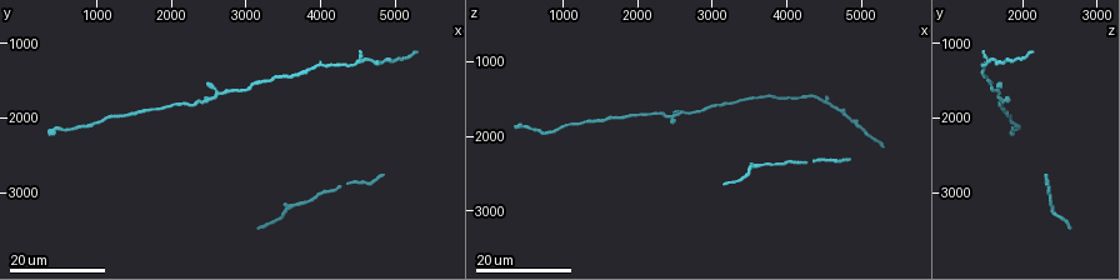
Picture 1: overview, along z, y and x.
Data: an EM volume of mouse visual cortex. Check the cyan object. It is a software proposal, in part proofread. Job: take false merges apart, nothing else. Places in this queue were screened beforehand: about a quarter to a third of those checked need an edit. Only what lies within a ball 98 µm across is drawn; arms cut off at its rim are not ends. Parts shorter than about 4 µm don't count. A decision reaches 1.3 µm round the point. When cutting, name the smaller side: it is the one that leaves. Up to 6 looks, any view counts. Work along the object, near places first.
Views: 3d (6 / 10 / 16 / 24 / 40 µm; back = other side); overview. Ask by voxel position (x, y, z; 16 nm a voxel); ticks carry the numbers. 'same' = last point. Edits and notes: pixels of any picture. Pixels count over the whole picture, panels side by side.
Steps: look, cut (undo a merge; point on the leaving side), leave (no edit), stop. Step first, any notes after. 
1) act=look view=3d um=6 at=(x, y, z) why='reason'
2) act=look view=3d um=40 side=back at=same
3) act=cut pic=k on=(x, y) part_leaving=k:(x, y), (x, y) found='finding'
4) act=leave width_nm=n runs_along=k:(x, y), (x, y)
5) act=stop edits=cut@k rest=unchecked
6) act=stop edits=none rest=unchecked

act=look view=3d um=16 at=(3550, 3200, 2400) why='three arms meet'

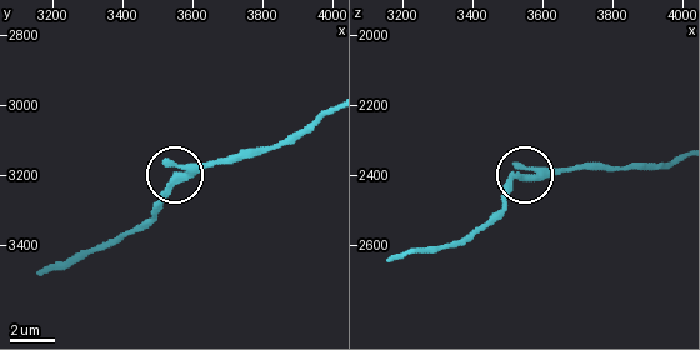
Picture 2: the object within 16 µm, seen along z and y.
act=look view=3d um=6 at=(3570, 3210, 2400)

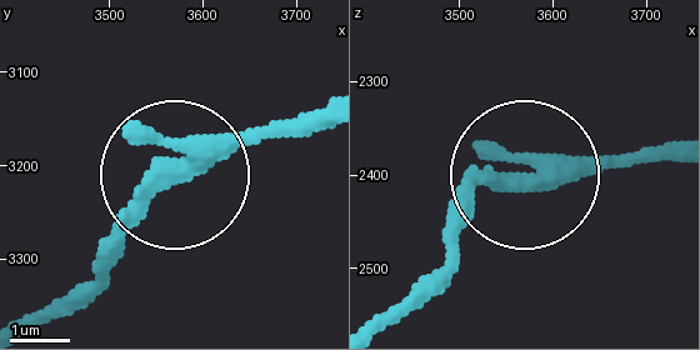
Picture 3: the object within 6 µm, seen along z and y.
act=leave found='one neuron here'

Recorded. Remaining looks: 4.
act=look view=3d um=24 at=(850, 2150, 2000) why='a narrow waist'

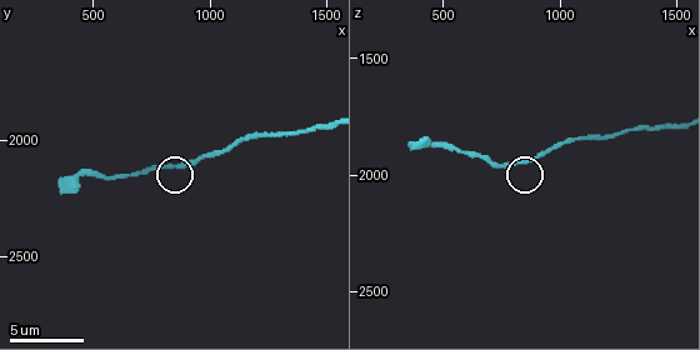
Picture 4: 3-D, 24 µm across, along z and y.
act=look view=3d um=6 at=(840, 2120, 1940) why='zoom in'

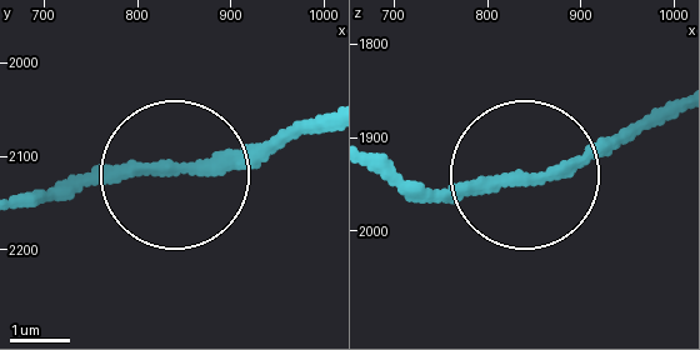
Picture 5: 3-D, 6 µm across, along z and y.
act=leave runs_along=5:(329, 111), (210, 171), (120, 171), (50, 195) found='one neuron here'

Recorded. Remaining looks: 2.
act=look view=3d um=16 at=(4200, 1300, 1450) why='a narrow waist'

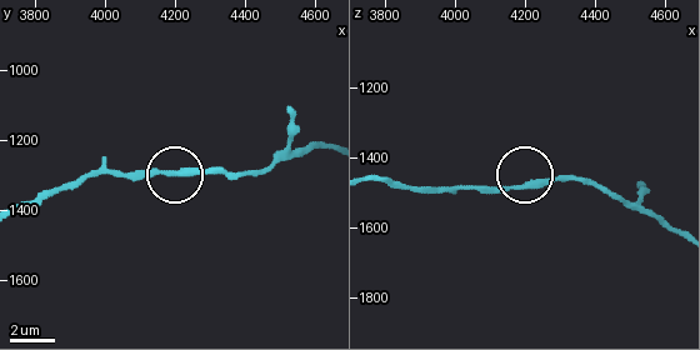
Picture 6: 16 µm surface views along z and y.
act=look view=3d um=6 at=(4180, 1290, 1490) why='zoom in'

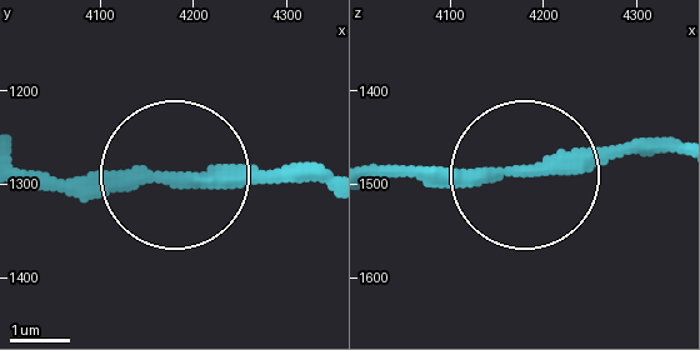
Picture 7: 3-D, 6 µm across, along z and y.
act=leave width_nm=240 found='all the same neuron'

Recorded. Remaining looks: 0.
act=stop edits=none rest=unchecked

